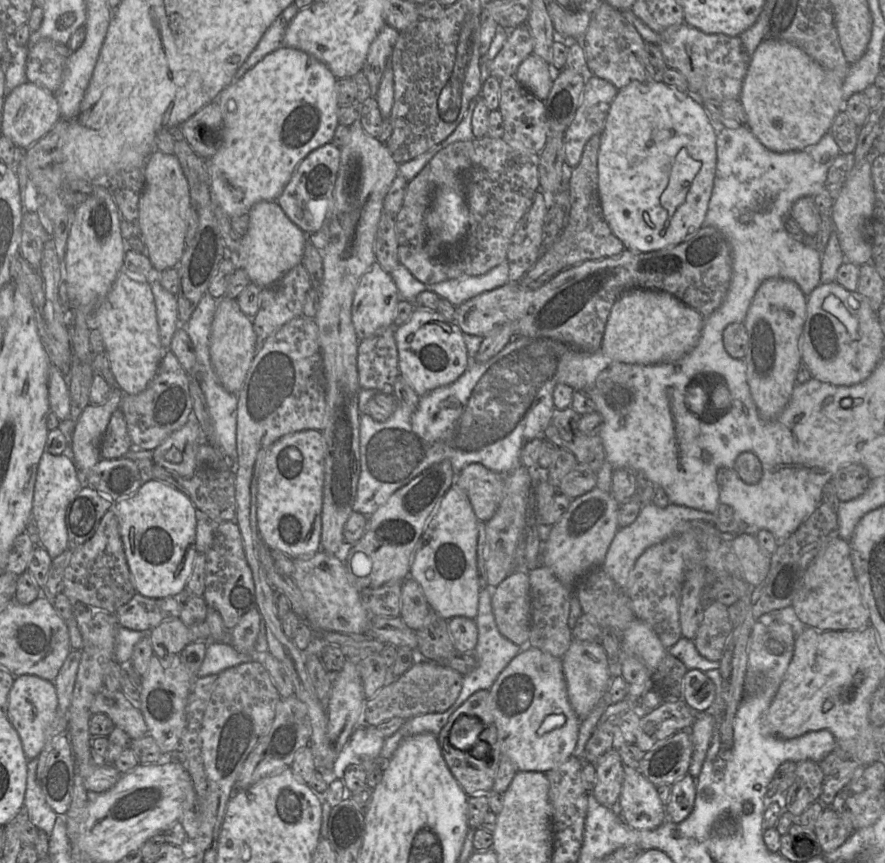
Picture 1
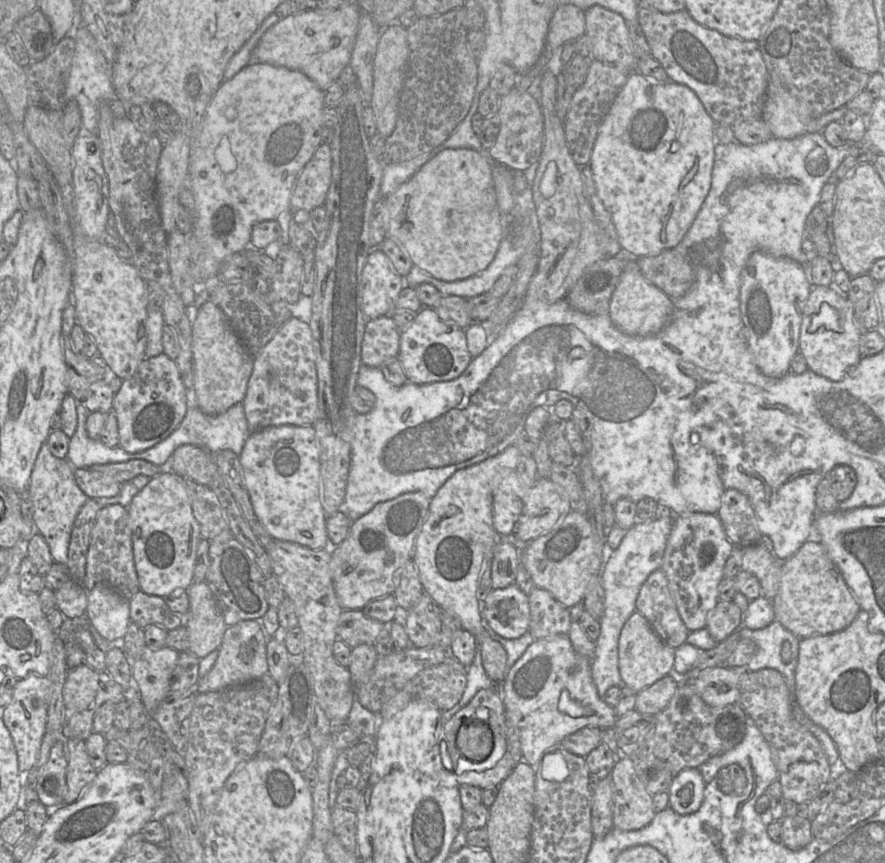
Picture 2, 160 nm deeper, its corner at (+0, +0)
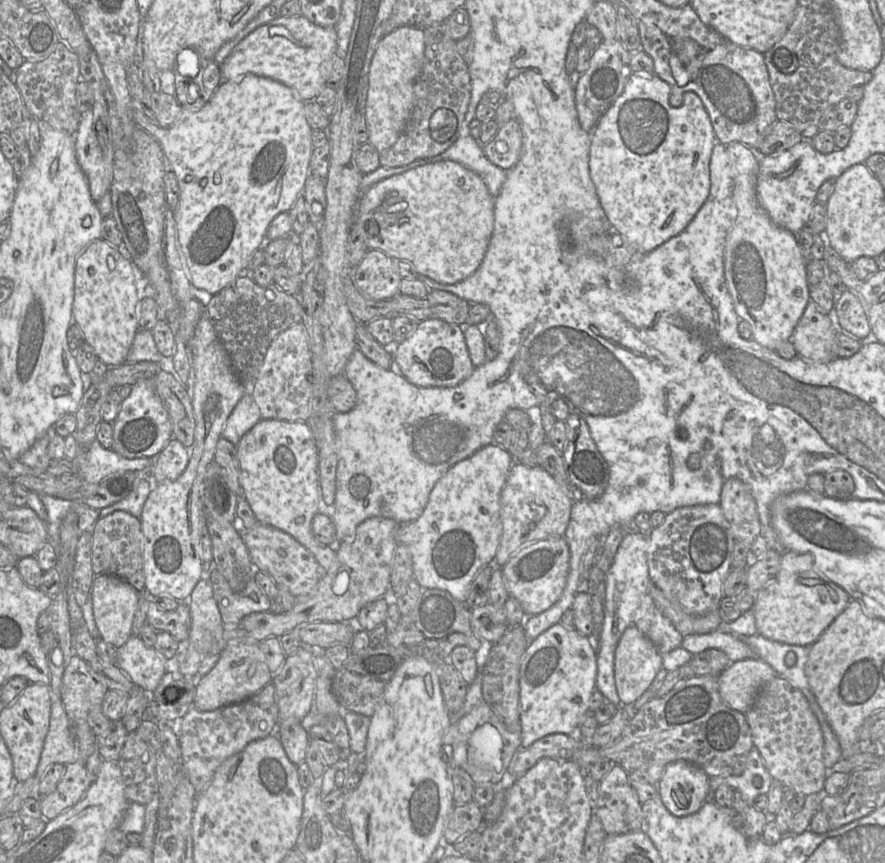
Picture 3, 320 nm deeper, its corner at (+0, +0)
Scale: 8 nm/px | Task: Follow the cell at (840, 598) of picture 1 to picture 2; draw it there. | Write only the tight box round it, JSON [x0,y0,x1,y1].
[771,541,861,639]

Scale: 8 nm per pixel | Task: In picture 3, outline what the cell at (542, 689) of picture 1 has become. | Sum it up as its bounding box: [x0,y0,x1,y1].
[519,622,597,747]

